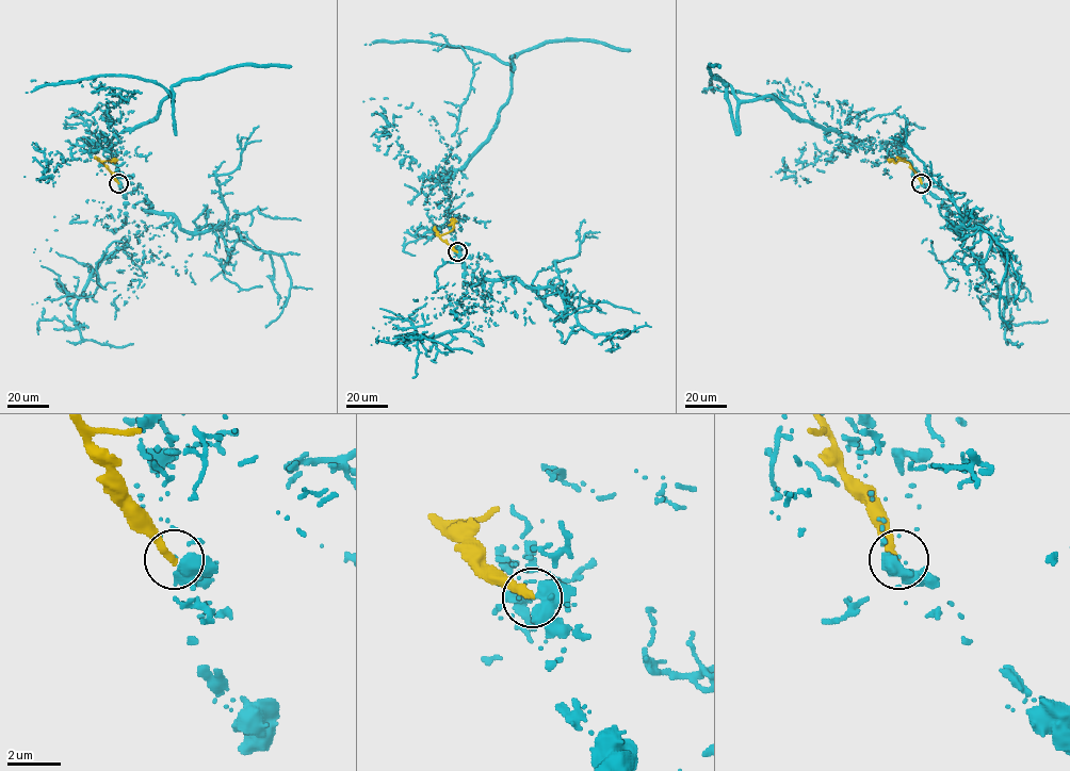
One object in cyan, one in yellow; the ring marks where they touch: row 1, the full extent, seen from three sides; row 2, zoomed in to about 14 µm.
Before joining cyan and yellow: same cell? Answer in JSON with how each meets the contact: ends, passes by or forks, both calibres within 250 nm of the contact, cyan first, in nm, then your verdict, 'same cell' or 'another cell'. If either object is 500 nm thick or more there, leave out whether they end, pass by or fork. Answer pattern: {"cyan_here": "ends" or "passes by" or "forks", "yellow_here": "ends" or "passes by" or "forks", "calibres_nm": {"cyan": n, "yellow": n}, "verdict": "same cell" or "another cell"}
{"cyan_here": "passes by", "yellow_here": "ends", "calibres_nm": {"cyan": 280, "yellow": 280}, "verdict": "another cell"}

